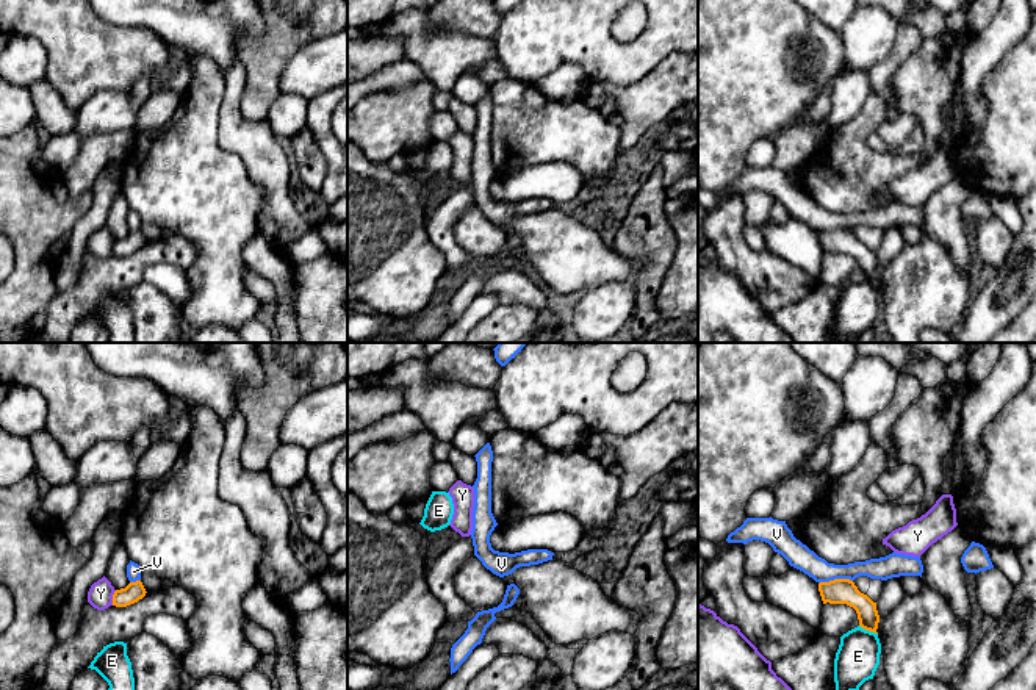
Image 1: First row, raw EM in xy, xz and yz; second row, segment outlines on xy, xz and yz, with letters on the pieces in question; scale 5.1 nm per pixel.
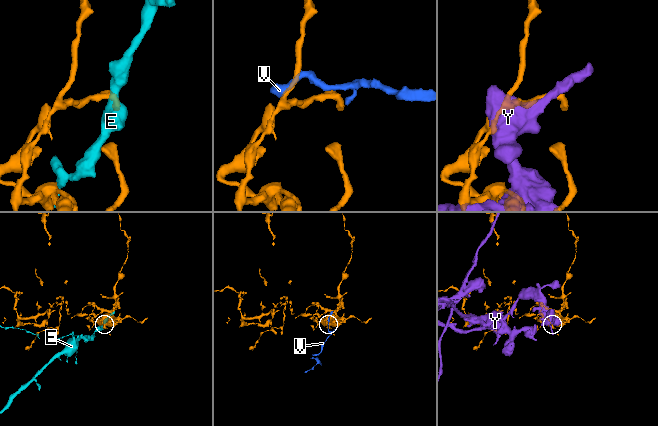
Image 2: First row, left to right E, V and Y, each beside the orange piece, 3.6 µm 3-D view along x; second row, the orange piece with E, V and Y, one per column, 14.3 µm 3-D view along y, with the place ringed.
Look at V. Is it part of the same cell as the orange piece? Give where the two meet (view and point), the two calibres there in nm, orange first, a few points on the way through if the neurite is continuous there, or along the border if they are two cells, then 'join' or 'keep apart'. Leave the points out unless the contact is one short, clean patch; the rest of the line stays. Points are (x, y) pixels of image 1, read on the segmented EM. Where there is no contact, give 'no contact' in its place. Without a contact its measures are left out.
contact yz (834, 579); calibres 130 and 130 nm; border yz (852, 579), (830, 579), (819, 584); keep apart

